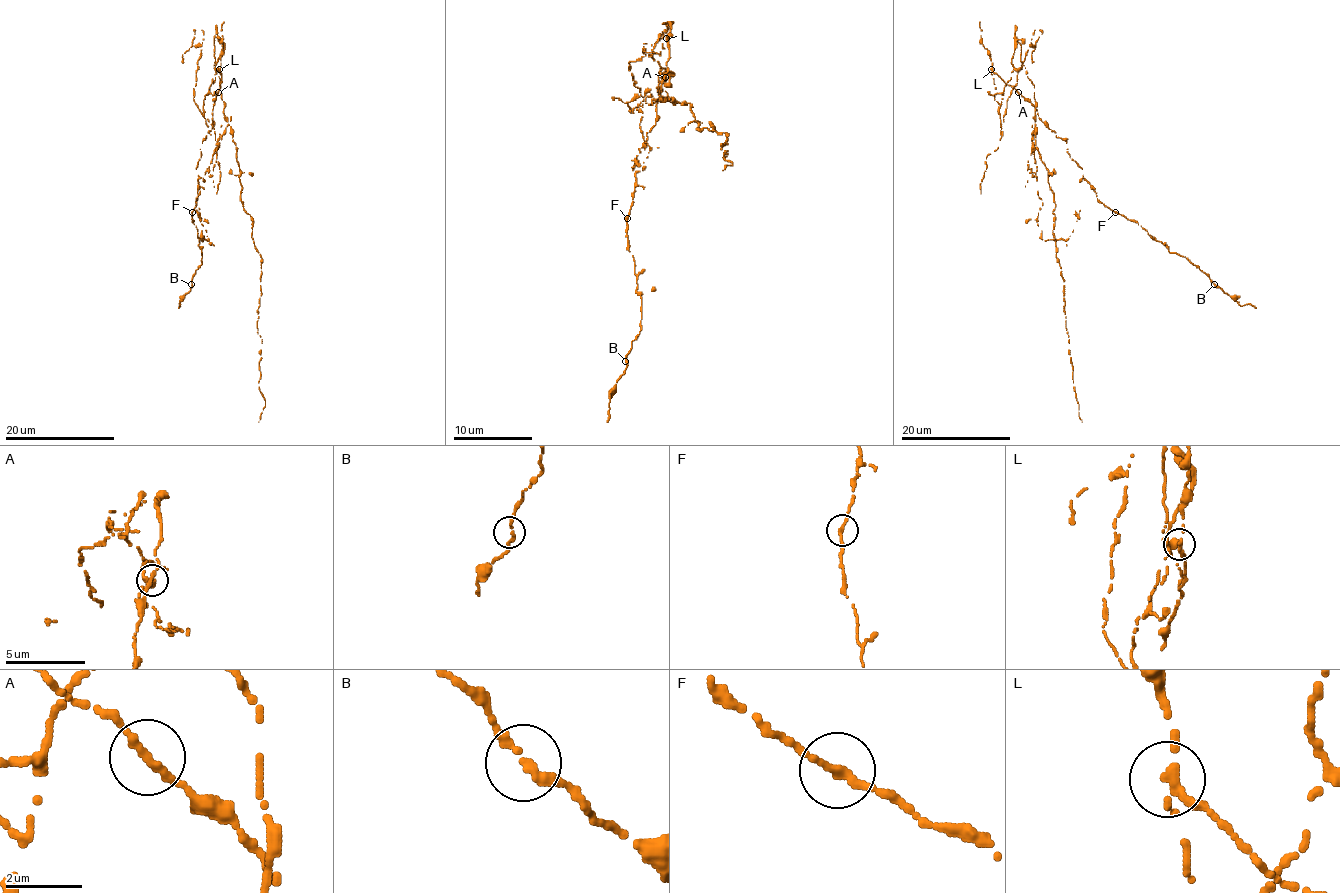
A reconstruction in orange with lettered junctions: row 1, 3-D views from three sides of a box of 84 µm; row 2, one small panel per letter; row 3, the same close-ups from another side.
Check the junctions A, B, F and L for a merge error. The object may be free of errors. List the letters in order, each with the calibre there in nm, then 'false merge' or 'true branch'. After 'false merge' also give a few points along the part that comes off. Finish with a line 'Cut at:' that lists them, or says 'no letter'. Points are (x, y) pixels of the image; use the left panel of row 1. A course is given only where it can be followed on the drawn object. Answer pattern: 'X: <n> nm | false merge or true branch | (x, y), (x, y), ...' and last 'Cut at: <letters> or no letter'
A: 240 nm | true branch
B: 240 nm | true branch
F: 200 nm | true branch
L: 240 nm | false merge | (219, 69), (210, 92), (224, 51), (215, 36), (240, 201), (262, 258), (256, 328), (265, 403), (258, 421)
Cut at: L

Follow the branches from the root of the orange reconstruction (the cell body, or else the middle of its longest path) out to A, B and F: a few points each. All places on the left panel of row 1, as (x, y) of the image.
A: (224, 106), (221, 98), (215, 99), (218, 92)
B: (224, 106), (221, 98), (215, 99), (213, 127), (202, 142), (196, 166), (192, 223), (202, 264), (191, 284)
F: (224, 106), (221, 98), (215, 99), (213, 127), (202, 142), (196, 166), (198, 198), (192, 212)

